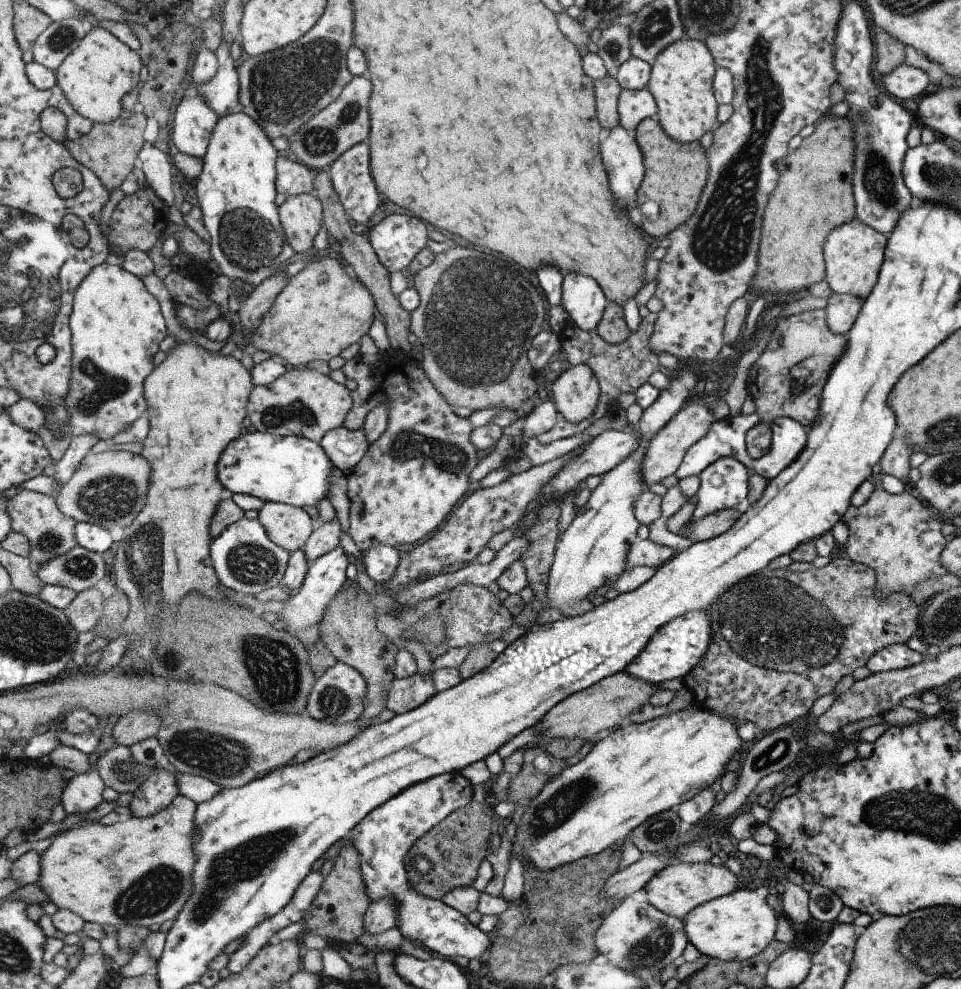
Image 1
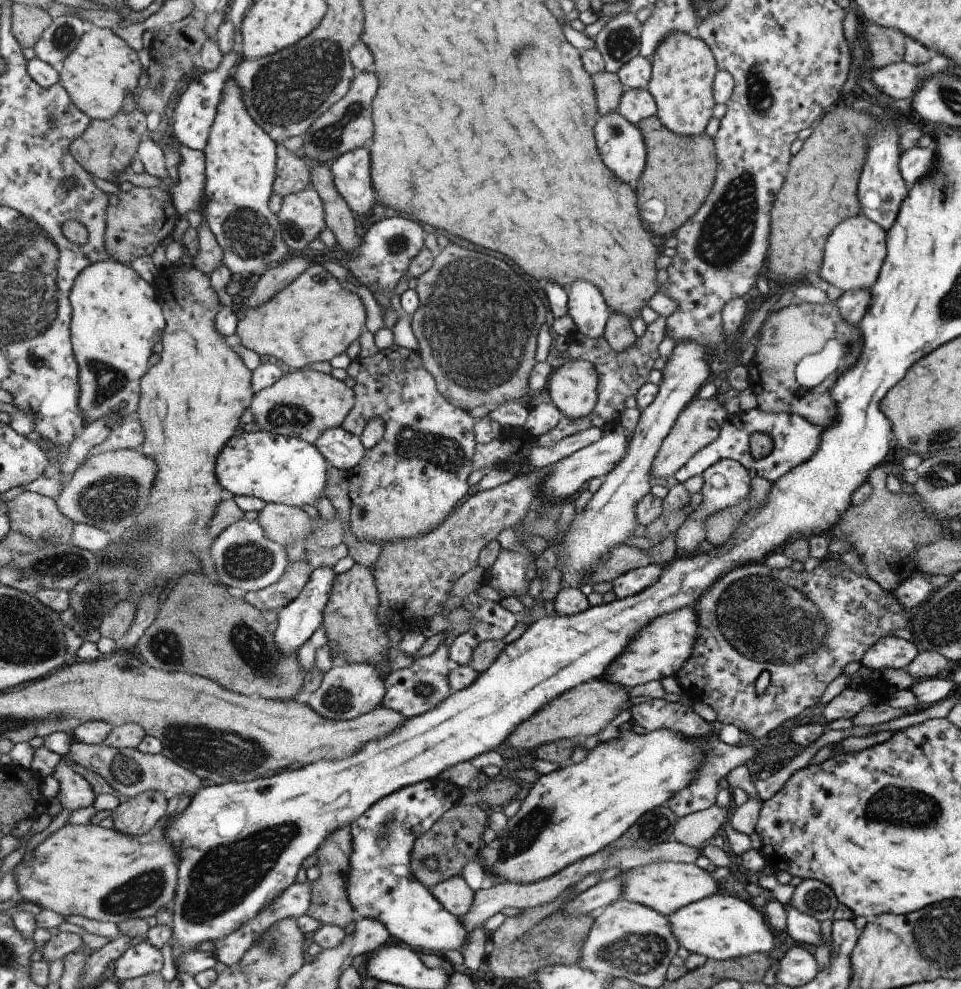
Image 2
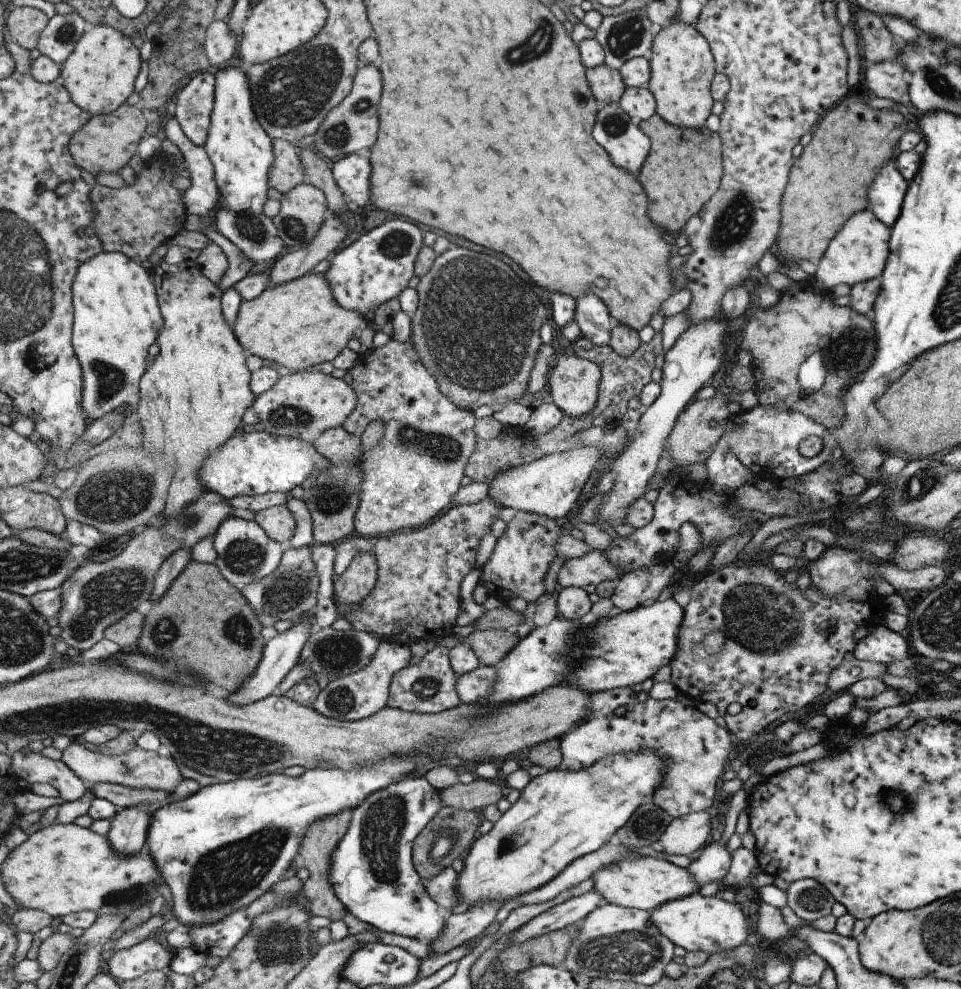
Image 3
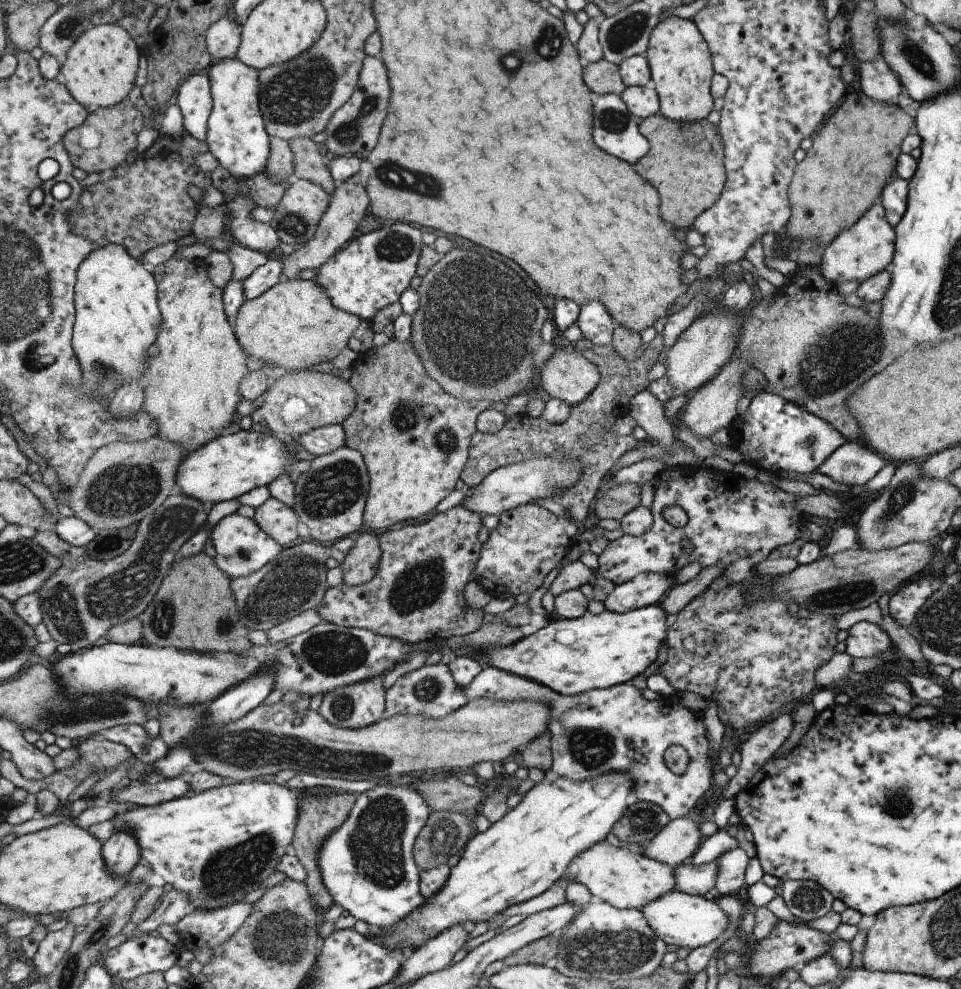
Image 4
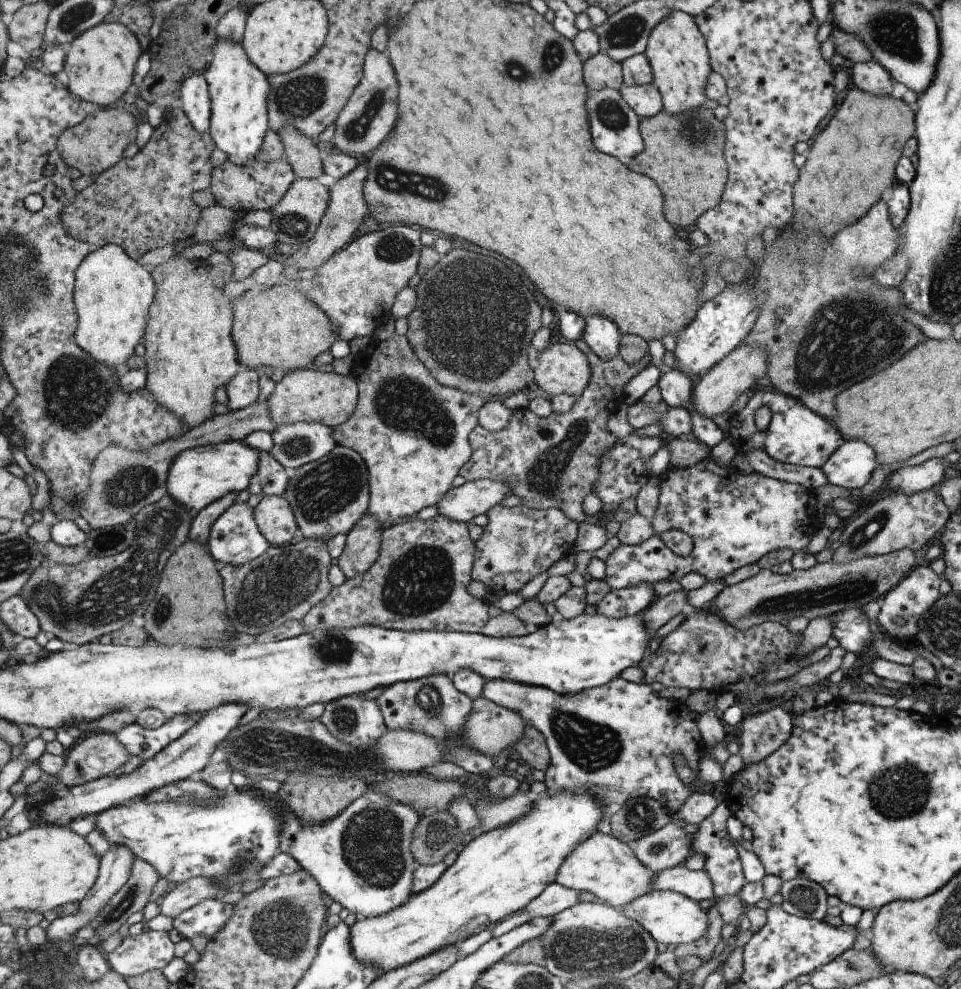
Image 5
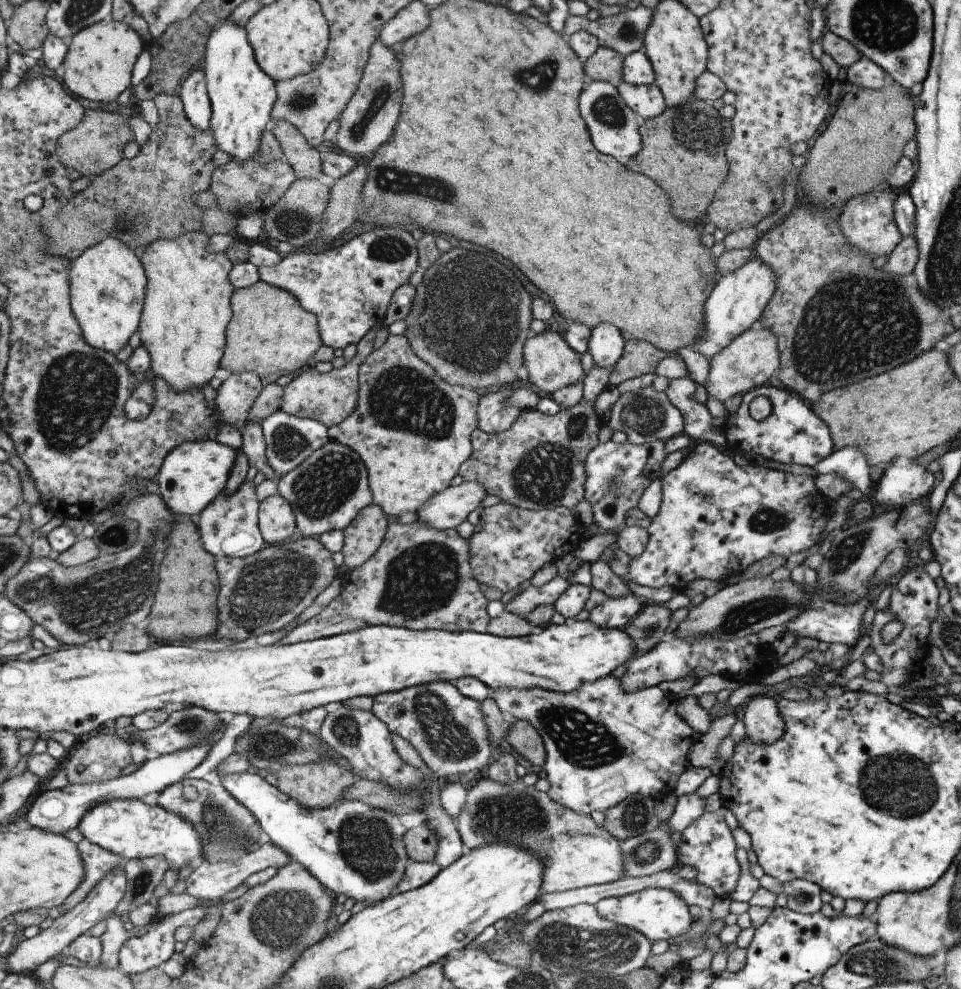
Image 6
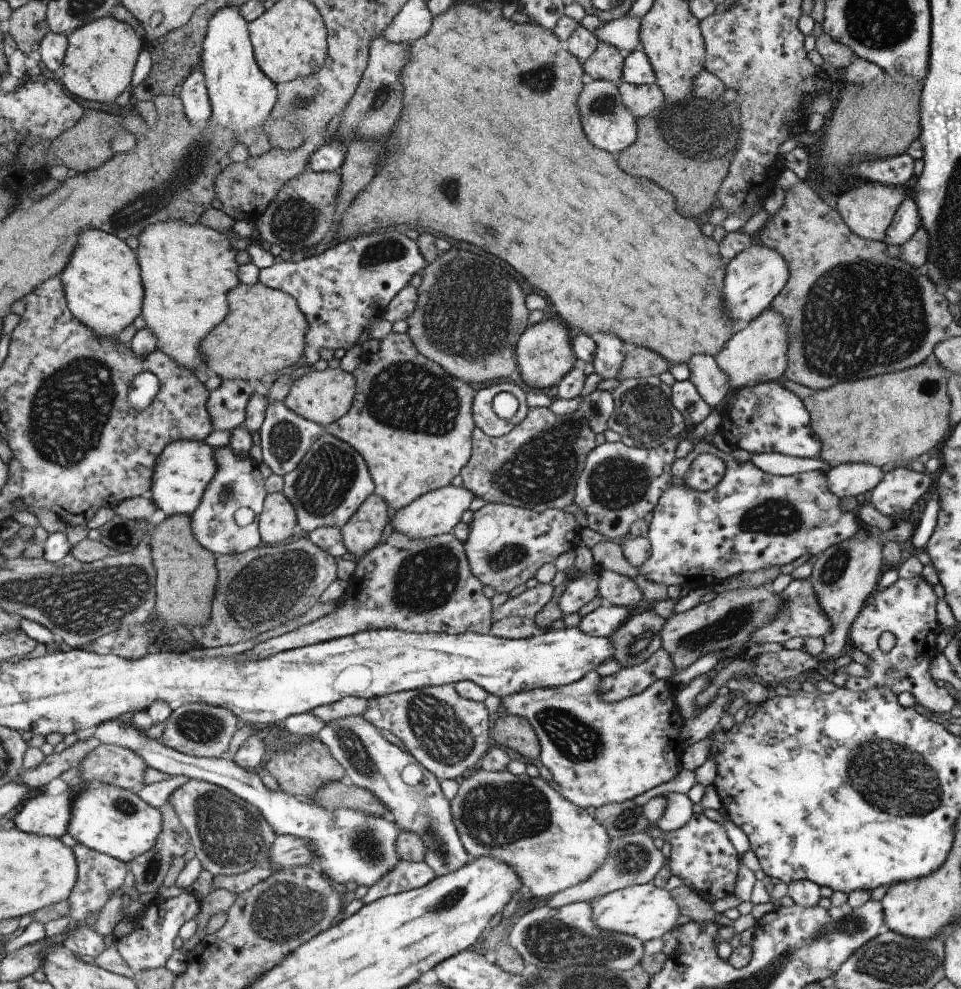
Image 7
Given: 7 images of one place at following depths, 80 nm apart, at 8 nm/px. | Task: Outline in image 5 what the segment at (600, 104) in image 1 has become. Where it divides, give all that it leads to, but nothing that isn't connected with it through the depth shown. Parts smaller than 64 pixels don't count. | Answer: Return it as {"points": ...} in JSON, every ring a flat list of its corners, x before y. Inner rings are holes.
{"points":[[601,50,583,63,583,82,589,92,601,88,612,88,618,91,622,85,620,63,616,63,608,54]]}

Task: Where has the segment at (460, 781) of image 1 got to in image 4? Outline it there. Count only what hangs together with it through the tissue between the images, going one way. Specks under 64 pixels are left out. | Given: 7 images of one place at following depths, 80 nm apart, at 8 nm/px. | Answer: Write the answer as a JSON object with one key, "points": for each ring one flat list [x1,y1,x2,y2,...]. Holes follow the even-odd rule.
{"points":[[385,782,360,794,345,824,325,840,322,852,319,852,322,854,319,859,321,874,335,903,356,919,378,928,399,926,401,920,413,916,413,912,427,902,421,892,421,872,414,858,414,847,433,813,412,783]]}

